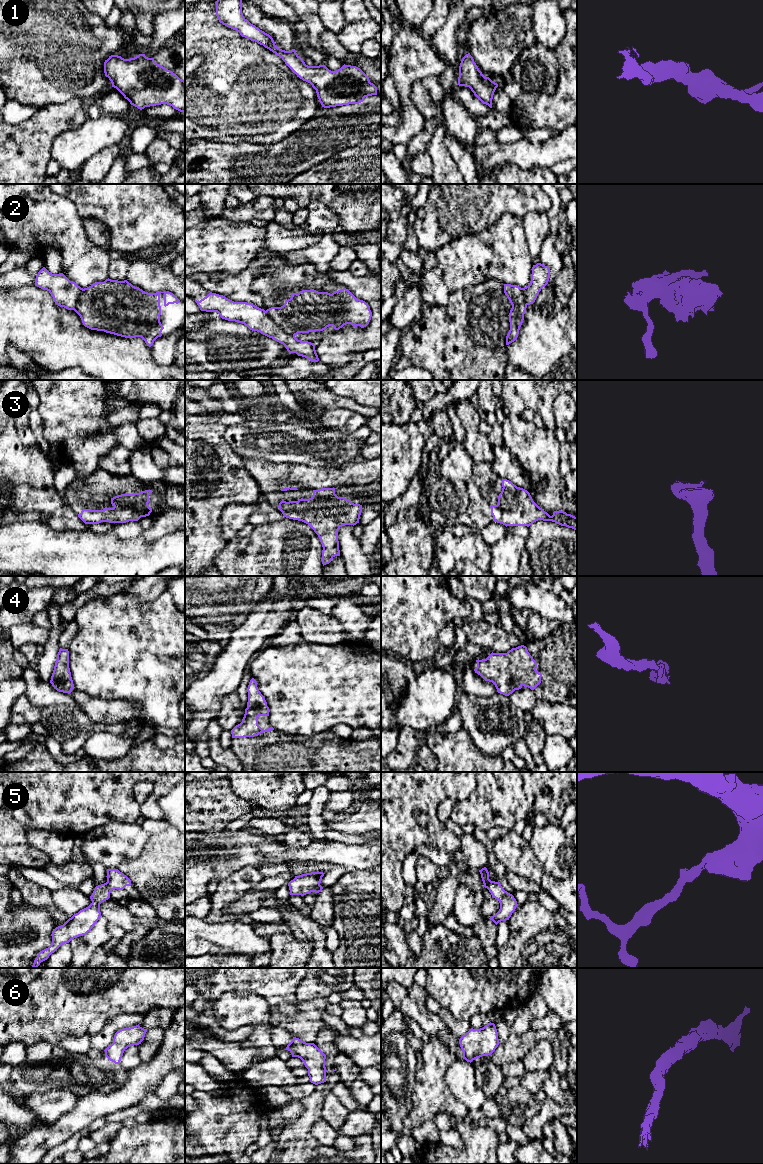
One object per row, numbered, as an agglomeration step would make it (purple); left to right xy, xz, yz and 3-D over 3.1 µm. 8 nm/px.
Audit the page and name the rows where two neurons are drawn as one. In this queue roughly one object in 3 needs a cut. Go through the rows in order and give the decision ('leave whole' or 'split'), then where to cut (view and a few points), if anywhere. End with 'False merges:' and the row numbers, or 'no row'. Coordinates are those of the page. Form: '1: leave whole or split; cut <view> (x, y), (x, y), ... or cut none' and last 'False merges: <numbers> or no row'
1: leave whole; cut none
2: split; cut xz (265, 311), (276, 324), (294, 336)
3: leave whole; cut none
4: leave whole; cut none
5: leave whole; cut none
6: leave whole; cut none
False merges: 2

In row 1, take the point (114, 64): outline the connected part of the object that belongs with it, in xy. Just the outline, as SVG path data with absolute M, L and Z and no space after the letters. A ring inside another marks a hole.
M139 54L130 59L111 55L104 62L104 73L111 81L112 87L116 88L131 105L140 110L145 107L167 104L185 113L185 81L157 64L154 58L148 58L145 54Z

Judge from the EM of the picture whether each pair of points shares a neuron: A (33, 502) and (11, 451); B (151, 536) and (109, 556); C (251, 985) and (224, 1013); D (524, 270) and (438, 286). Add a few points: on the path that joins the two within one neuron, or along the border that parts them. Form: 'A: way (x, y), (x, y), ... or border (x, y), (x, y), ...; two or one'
A: way (22, 489), (11, 478), (11, 464); one
B: border (166, 534), (154, 541), (143, 541), (139, 537); two
C: border (221, 993), (253, 992), (260, 995), (266, 1001); two
D: border (436, 264), (442, 273), (447, 288), (451, 292); two

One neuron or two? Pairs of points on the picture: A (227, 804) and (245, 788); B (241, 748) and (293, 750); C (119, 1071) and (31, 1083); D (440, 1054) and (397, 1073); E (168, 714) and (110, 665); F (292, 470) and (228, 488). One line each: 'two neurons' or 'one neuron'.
A: two neurons
B: one neuron
C: one neuron
D: two neurons
E: one neuron
F: two neurons

